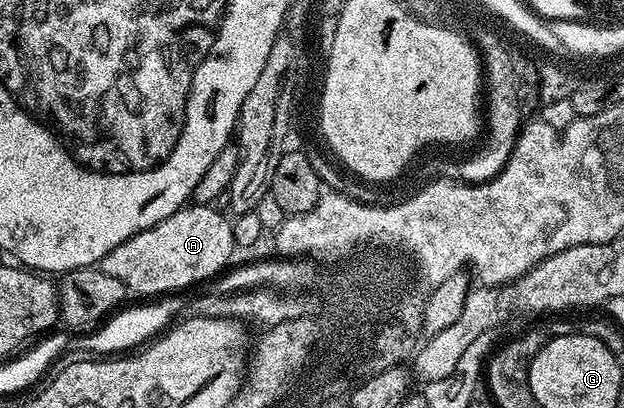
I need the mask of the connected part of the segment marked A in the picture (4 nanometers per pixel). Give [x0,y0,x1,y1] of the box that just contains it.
[99,204,237,295]

